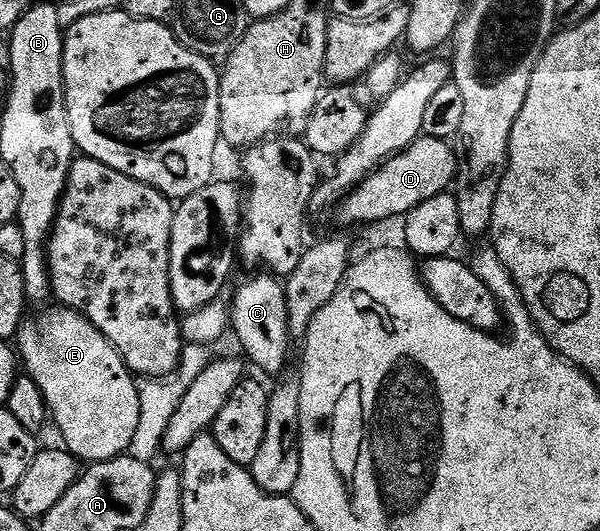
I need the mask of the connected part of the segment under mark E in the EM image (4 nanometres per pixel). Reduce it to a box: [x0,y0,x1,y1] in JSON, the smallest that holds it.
[17,308,144,464]

